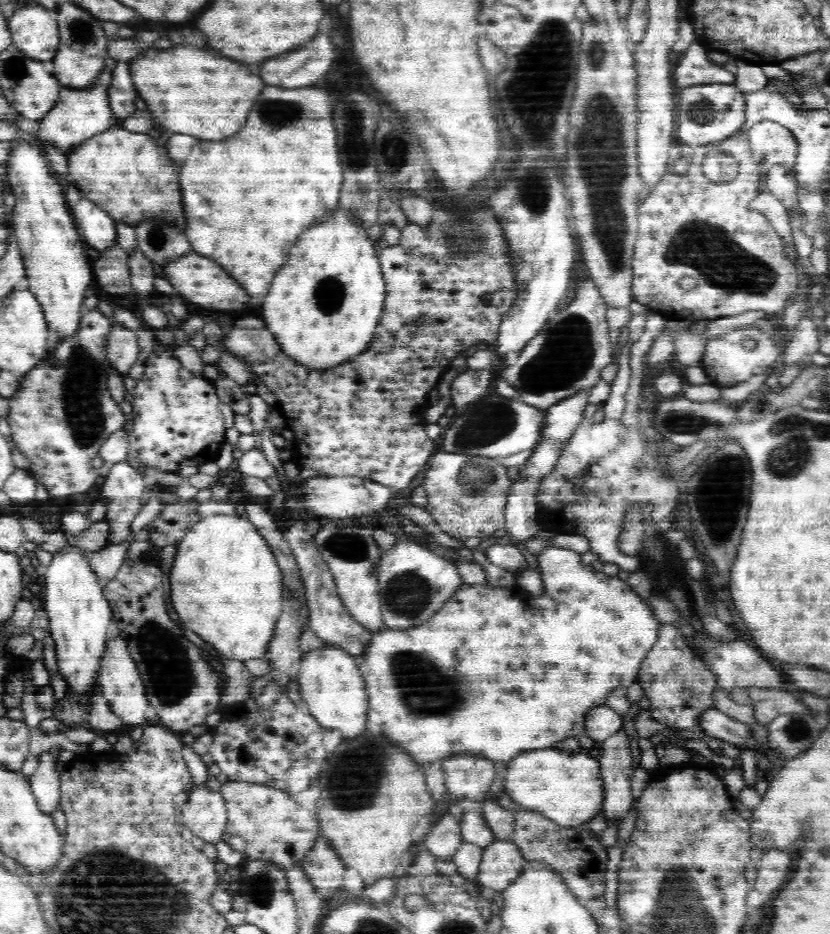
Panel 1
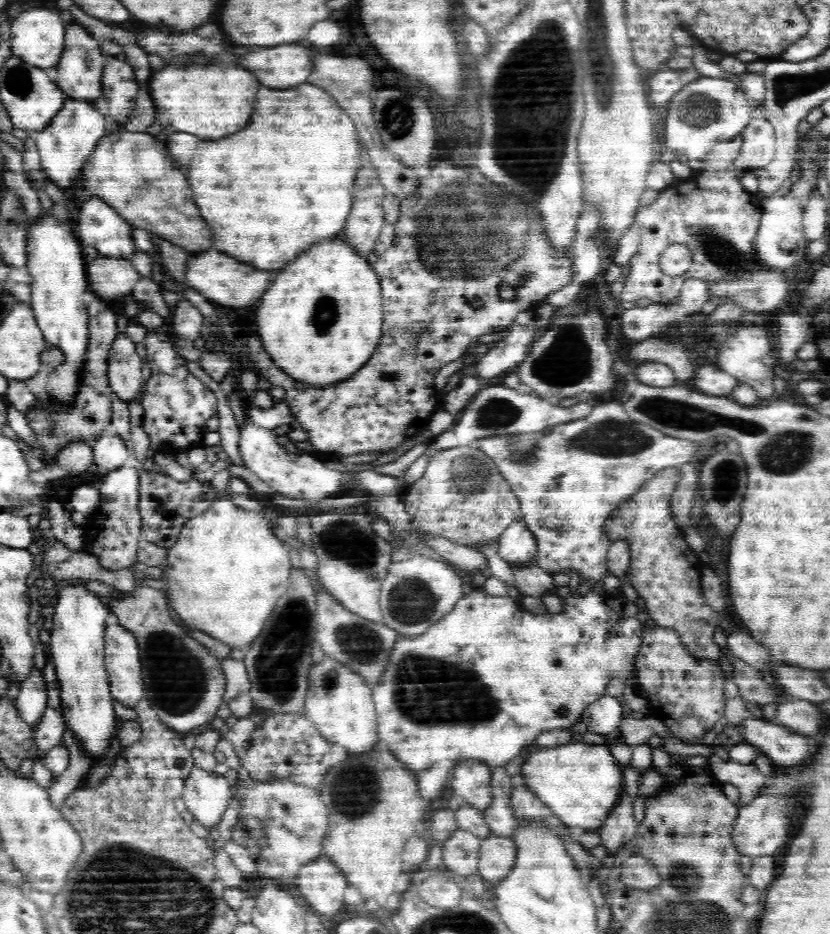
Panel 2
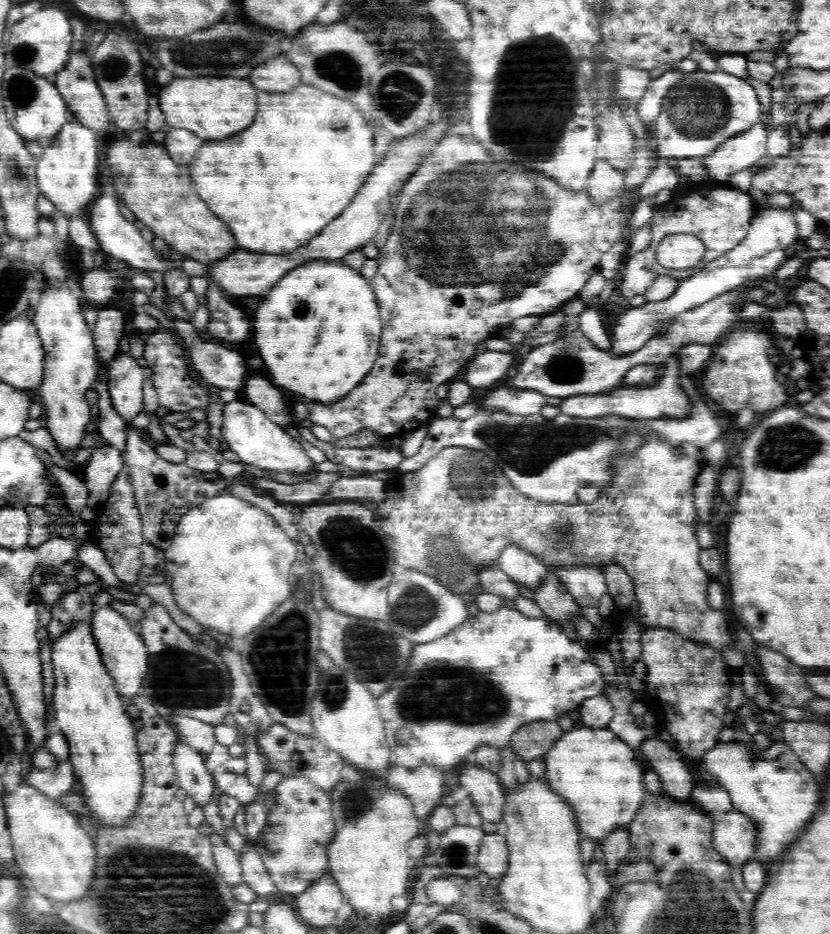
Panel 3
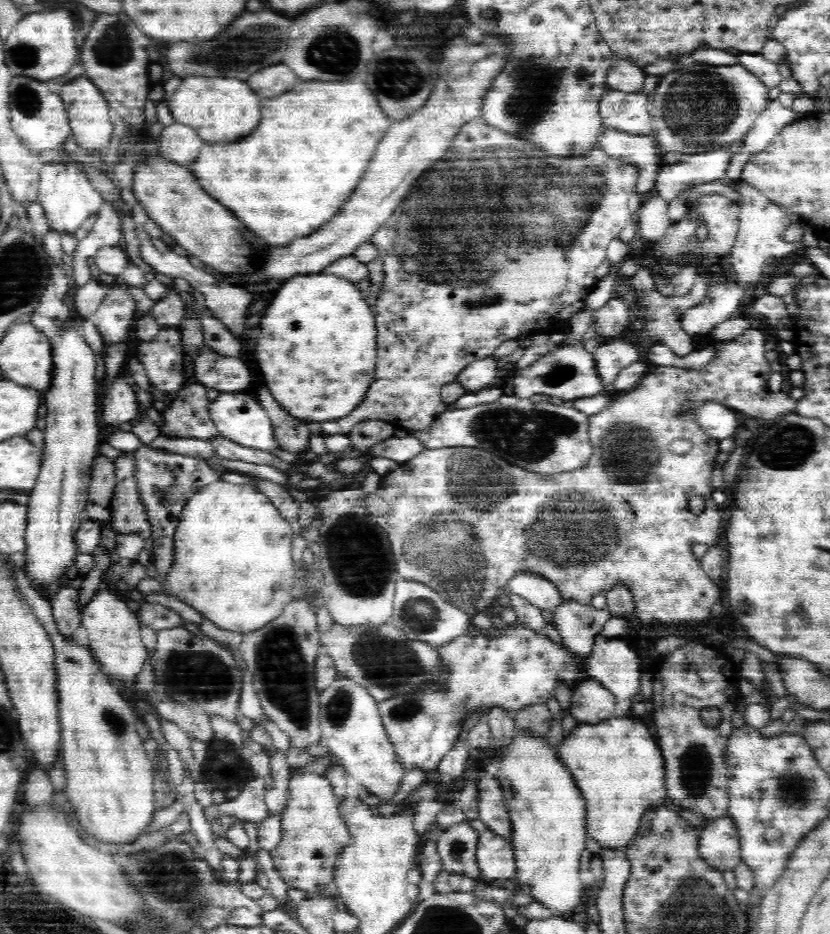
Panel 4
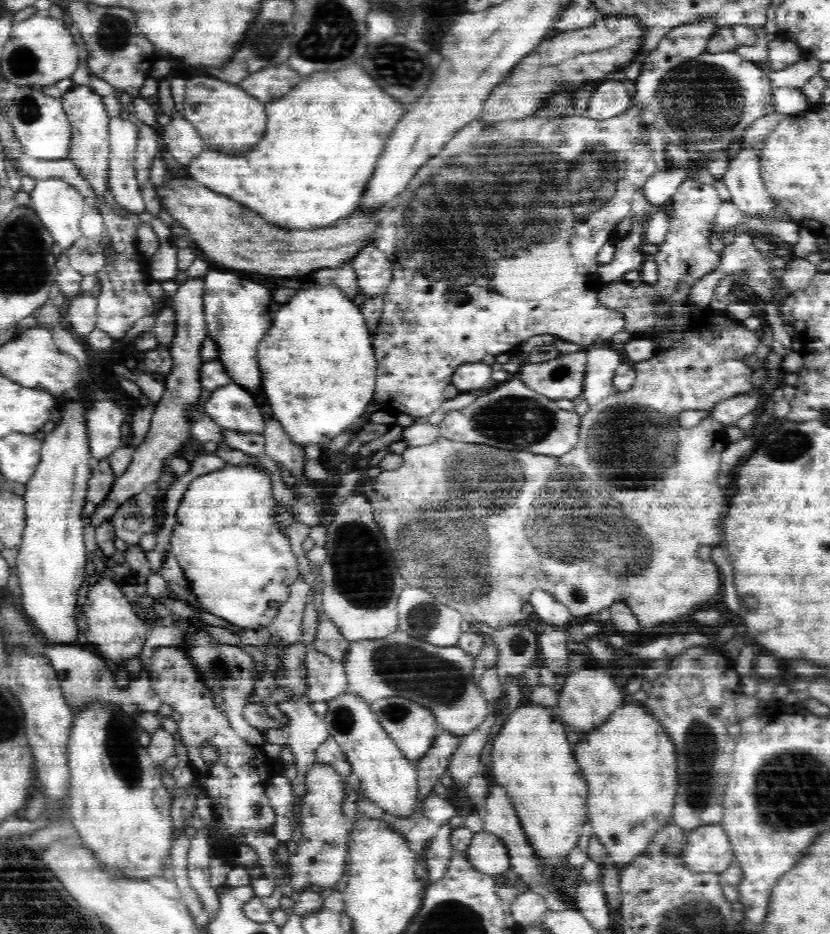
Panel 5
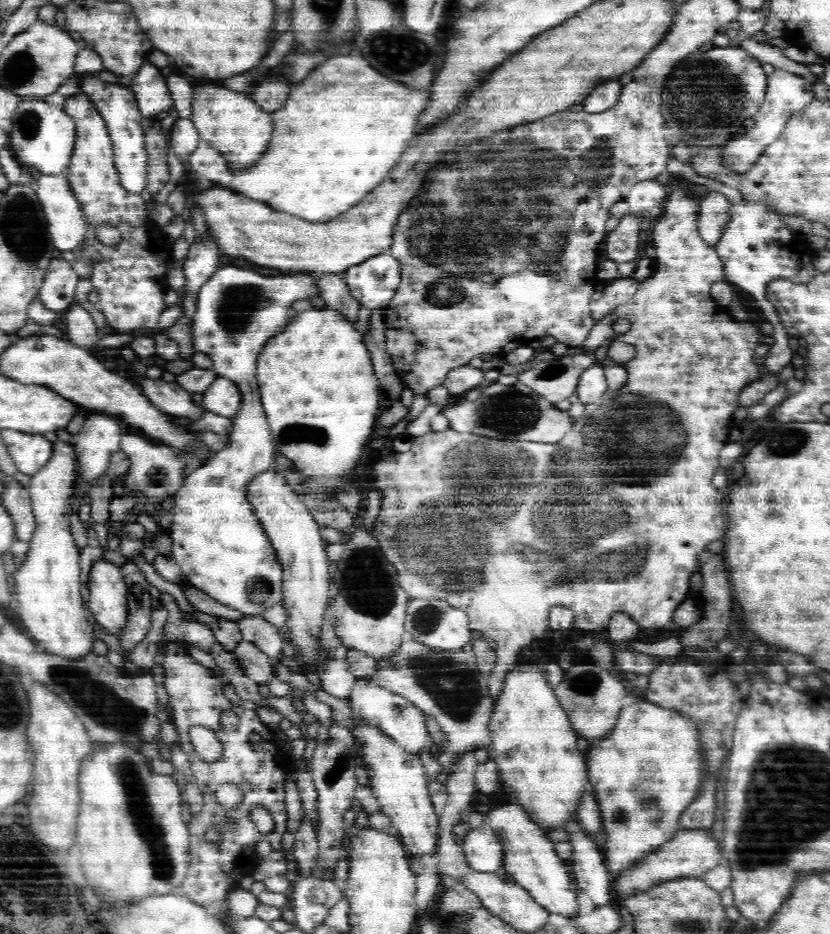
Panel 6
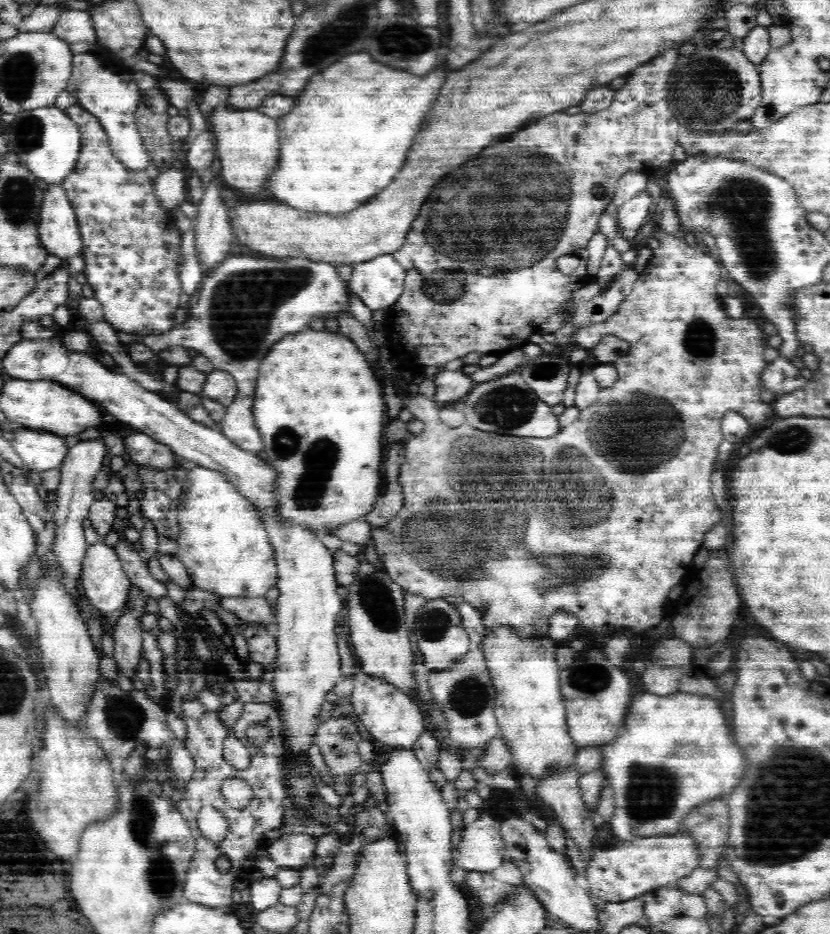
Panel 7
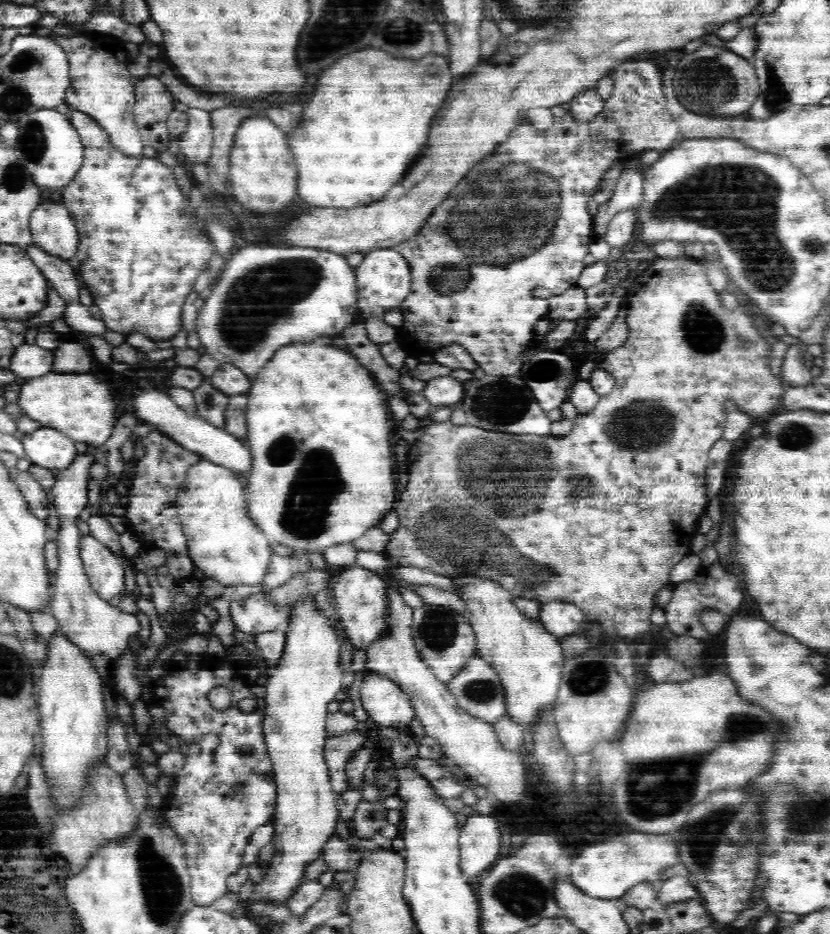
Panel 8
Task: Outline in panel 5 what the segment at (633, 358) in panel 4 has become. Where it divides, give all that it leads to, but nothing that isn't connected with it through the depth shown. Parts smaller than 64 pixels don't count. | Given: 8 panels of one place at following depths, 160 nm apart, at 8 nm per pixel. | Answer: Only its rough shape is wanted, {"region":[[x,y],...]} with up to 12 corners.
{"region":[[608,345],[587,348],[584,400],[594,405],[619,390],[627,362]]}

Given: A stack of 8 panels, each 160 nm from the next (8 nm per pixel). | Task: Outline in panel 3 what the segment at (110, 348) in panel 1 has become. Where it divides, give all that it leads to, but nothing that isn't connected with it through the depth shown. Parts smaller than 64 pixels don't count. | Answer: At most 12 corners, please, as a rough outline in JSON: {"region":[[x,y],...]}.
{"region":[[130,353],[108,368],[116,412],[128,422],[144,411],[149,377]]}

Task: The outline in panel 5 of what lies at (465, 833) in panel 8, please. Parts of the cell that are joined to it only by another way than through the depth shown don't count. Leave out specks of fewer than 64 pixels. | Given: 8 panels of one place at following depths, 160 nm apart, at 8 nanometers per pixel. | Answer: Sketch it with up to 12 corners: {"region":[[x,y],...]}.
{"region":[[475,833],[466,856],[480,872],[511,874],[495,834]]}

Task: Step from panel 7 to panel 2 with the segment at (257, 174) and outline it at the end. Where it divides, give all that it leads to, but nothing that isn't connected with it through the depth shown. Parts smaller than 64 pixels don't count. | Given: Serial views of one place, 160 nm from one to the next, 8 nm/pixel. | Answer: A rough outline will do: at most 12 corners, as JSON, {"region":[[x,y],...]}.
{"region":[[166,64],[155,120],[219,139],[248,126],[260,88],[244,68]]}

